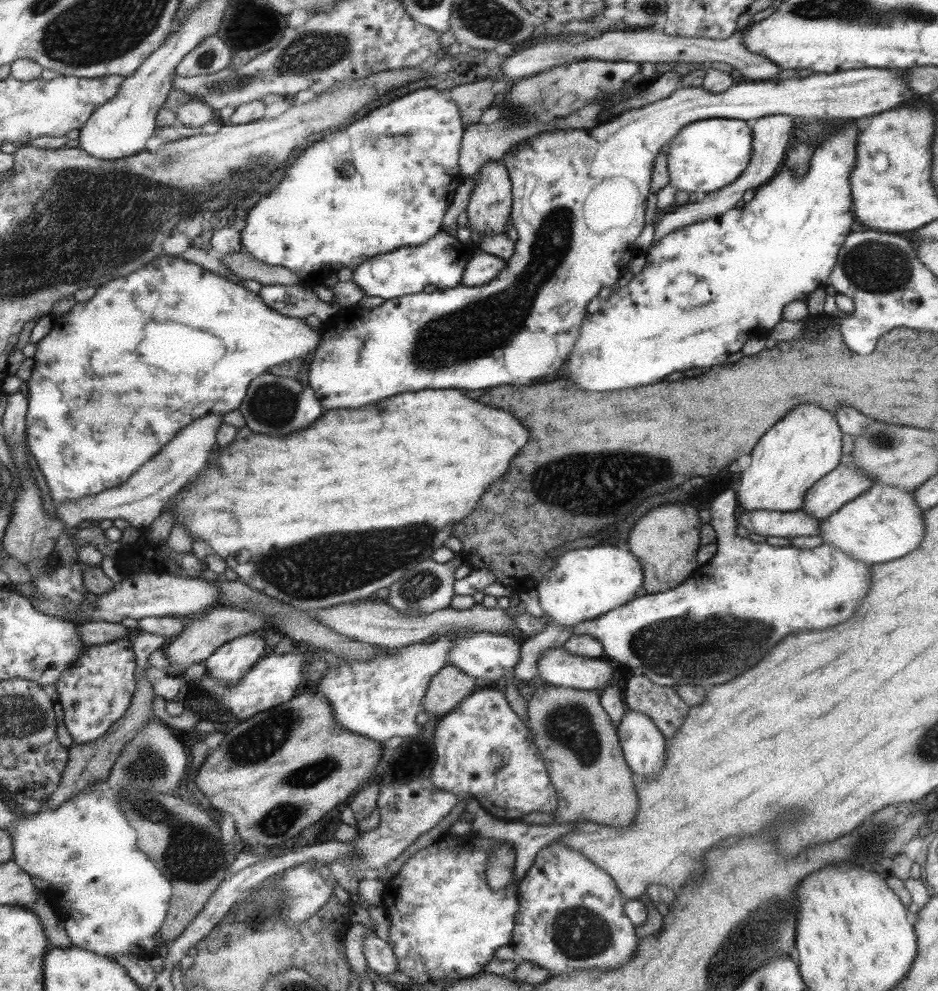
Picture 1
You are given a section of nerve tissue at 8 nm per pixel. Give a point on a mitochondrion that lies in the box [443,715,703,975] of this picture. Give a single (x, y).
(579, 933)

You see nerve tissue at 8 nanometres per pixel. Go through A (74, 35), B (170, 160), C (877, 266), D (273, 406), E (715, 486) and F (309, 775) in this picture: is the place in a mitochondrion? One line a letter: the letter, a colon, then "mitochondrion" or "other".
A: mitochondrion
B: mitochondrion
C: mitochondrion
D: mitochondrion
E: other
F: mitochondrion

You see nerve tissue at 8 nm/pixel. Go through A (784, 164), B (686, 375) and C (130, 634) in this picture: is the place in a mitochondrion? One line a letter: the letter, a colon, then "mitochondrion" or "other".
A: other
B: other
C: other

